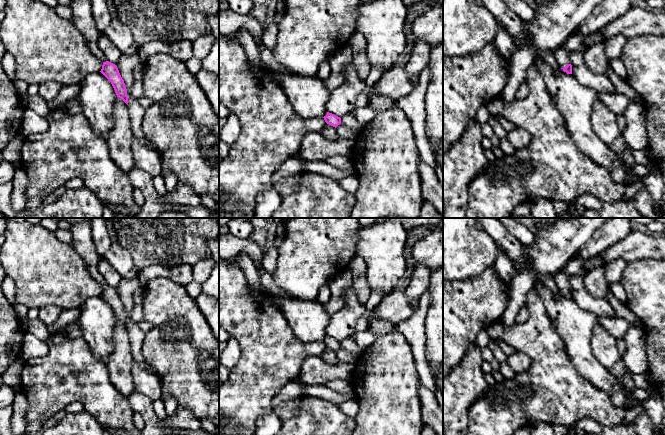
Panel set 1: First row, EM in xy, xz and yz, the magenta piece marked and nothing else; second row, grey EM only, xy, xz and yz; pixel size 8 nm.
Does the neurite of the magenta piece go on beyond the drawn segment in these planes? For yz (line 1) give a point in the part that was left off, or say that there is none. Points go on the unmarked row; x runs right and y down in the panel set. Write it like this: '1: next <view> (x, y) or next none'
1: next yz (562, 281)

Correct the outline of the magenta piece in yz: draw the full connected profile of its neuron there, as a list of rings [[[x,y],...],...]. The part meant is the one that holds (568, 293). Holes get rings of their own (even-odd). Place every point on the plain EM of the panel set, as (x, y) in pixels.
[[[563,269],[553,274],[558,289],[567,298],[572,298],[572,289],[568,277],[565,275]]]

